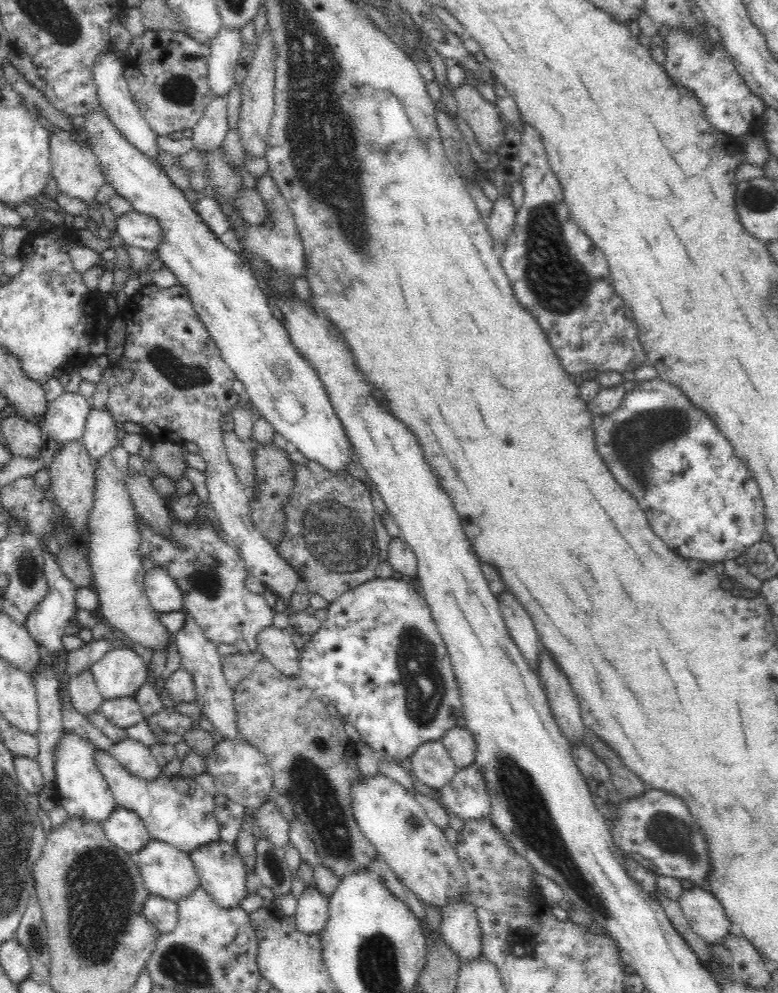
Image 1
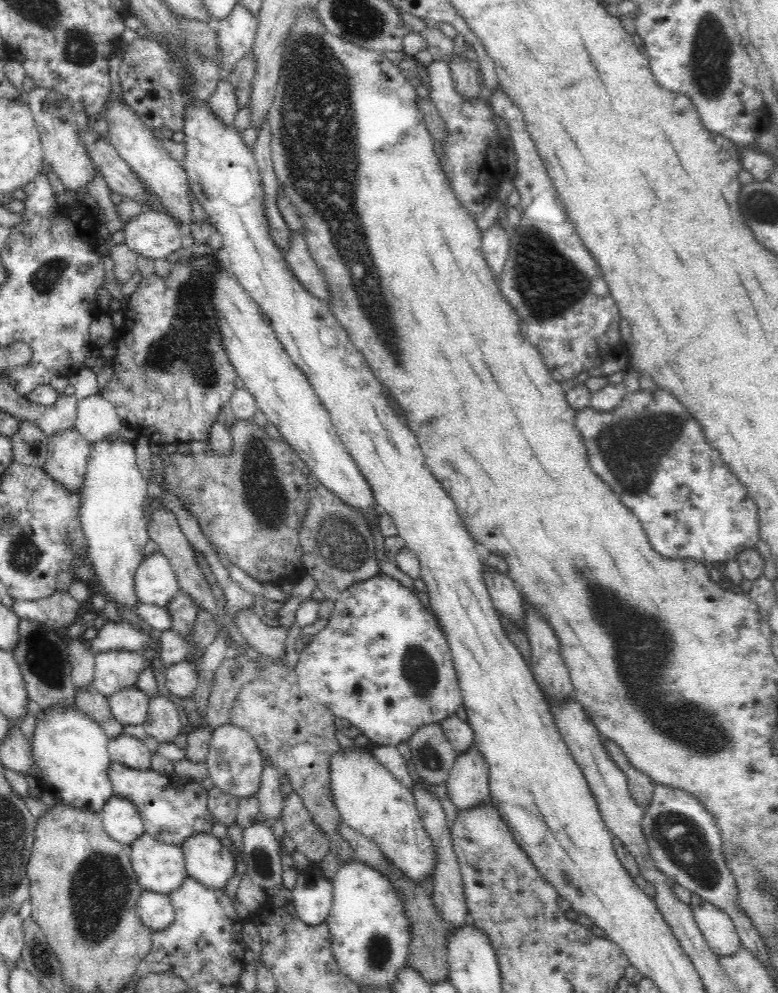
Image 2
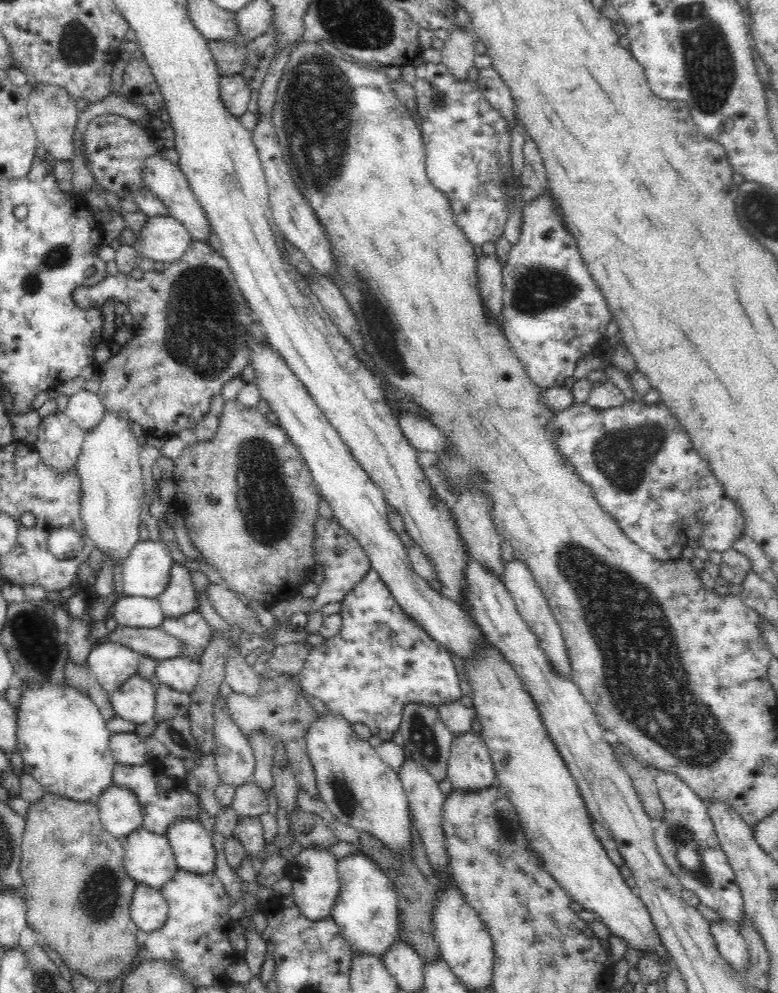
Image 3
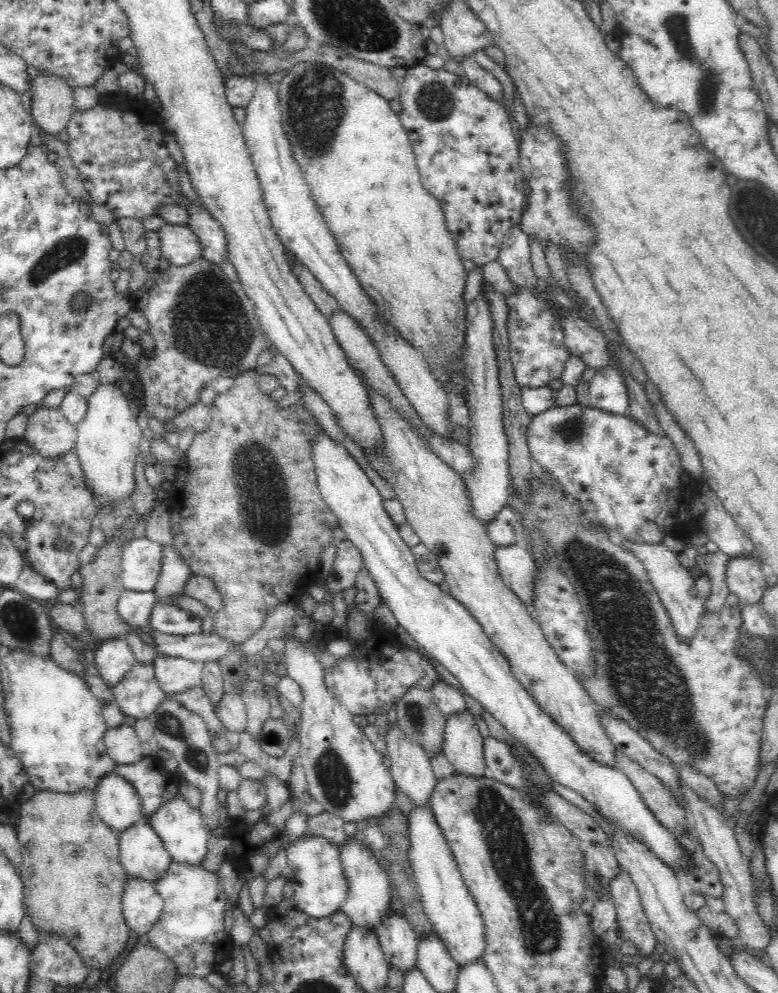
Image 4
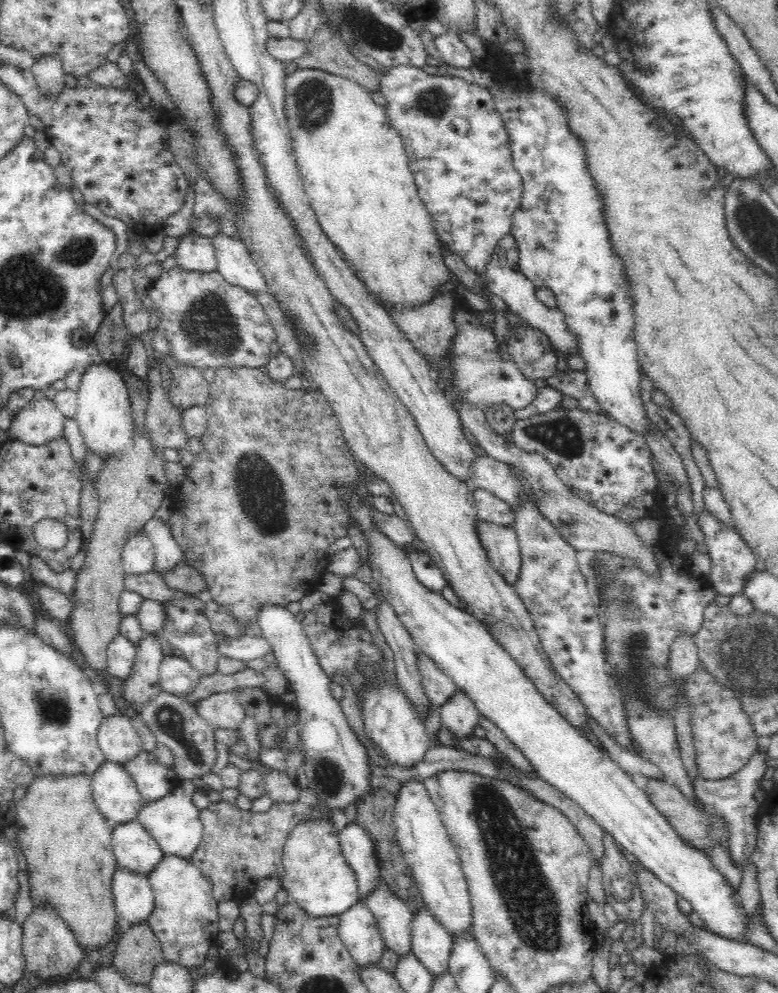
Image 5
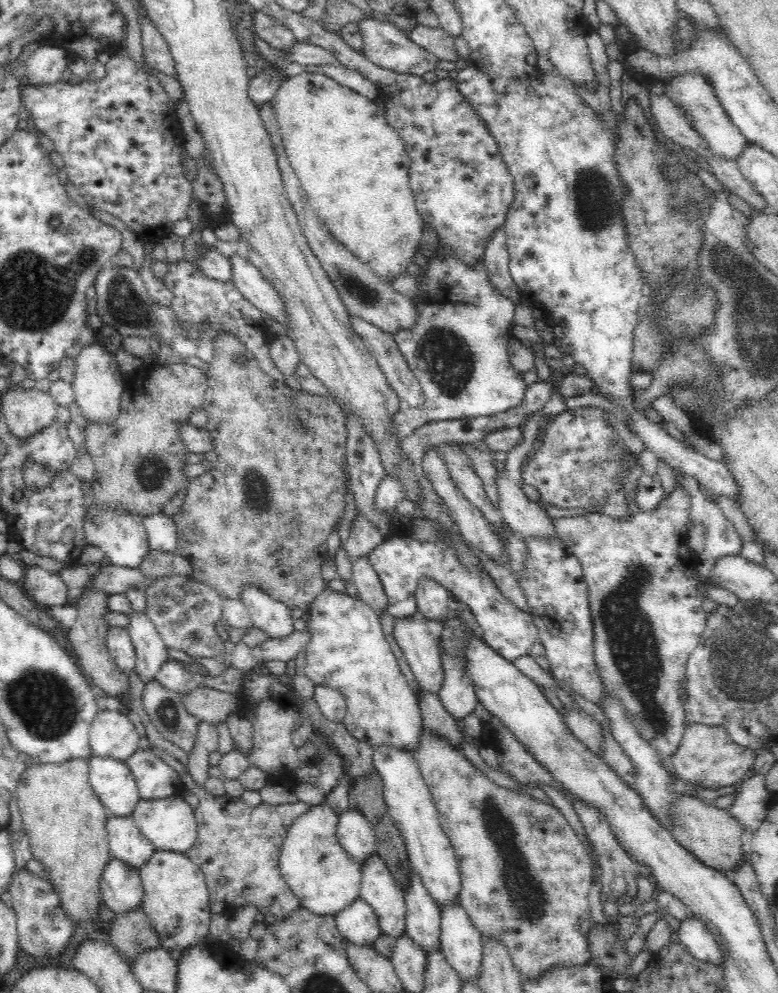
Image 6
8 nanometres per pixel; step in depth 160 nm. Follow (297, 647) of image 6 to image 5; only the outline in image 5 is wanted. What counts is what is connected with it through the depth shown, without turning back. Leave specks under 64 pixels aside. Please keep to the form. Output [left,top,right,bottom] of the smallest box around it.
[219,635,273,662]

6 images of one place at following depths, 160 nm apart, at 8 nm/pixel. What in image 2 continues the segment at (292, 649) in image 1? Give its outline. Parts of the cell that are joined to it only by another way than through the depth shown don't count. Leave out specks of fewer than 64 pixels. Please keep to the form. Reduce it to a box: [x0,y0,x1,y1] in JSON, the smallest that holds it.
[233,607,287,658]

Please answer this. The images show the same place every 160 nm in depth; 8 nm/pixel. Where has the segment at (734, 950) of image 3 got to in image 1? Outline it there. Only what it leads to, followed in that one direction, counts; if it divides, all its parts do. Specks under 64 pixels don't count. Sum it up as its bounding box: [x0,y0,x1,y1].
[677,887,730,946]

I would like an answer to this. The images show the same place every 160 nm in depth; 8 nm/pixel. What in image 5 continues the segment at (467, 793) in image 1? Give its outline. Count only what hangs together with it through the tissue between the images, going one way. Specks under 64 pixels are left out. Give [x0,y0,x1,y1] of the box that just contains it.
[440,688,481,739]

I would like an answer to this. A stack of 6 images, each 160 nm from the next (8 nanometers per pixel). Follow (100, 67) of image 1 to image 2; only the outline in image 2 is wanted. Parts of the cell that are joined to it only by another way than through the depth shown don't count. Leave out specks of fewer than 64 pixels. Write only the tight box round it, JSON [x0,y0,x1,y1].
[105,96,194,226]

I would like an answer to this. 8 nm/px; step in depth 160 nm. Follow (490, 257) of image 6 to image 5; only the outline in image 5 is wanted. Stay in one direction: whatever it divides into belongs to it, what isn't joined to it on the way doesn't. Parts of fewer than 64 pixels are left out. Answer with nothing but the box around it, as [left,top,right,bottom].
[483,233,578,354]

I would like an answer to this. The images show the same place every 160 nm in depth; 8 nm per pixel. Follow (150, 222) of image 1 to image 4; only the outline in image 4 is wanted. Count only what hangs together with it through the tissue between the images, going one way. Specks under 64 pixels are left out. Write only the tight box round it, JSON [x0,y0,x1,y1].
[159,223,204,267]

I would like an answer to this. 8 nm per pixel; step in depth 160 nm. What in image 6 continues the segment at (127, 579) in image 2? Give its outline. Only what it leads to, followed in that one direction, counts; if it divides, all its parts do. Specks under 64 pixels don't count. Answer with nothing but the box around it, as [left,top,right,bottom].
[71,341,123,422]

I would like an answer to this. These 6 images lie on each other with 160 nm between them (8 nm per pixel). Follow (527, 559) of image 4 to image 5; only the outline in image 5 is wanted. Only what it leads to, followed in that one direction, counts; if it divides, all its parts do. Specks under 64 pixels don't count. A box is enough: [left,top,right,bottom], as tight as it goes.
[476,518,522,585]

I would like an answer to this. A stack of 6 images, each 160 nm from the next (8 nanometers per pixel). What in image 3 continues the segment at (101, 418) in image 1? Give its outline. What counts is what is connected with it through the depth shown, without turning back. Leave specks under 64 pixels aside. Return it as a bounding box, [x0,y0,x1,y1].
[64,389,105,431]

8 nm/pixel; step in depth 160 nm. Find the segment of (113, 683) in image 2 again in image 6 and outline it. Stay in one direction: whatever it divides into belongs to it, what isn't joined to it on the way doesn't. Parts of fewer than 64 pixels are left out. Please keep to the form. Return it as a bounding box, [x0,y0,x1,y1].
[105,626,137,674]

